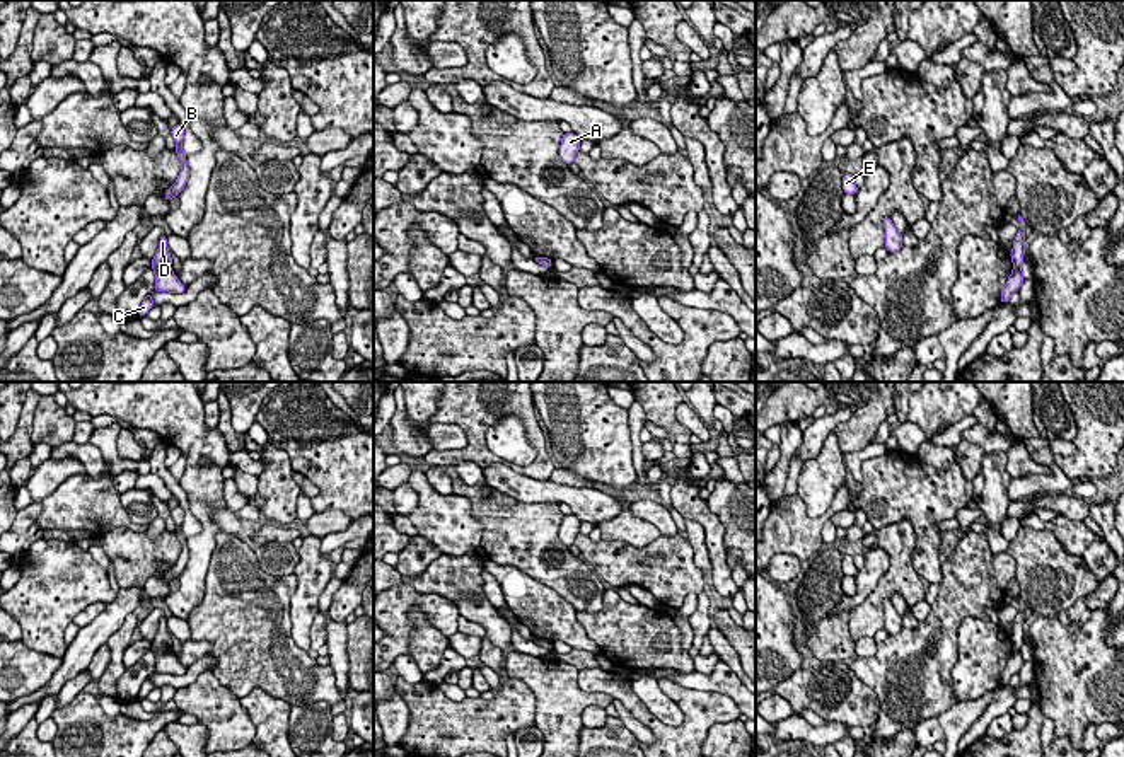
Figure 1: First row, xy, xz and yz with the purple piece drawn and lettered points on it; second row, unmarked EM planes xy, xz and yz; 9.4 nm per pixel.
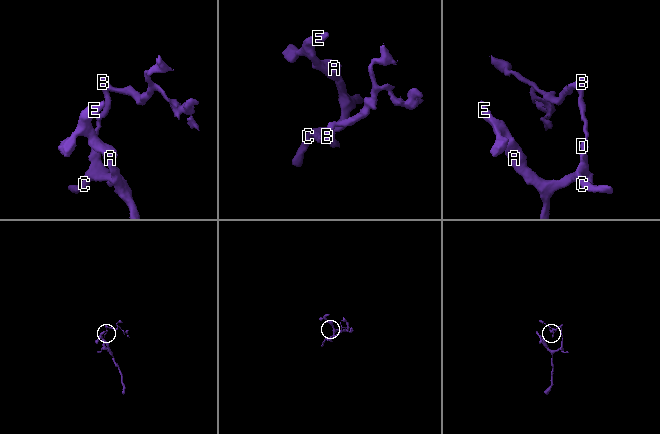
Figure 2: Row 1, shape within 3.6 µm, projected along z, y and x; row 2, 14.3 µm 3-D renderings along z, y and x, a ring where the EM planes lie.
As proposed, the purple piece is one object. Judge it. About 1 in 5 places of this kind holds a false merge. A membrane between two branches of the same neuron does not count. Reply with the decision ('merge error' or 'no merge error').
no merge error

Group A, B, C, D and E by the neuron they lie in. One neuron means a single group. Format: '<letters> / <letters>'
A B C D E

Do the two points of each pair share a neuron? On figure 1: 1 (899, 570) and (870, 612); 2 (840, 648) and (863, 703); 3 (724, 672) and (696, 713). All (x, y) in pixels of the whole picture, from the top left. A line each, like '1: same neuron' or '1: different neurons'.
1: same neuron
2: different neurons
3: different neurons

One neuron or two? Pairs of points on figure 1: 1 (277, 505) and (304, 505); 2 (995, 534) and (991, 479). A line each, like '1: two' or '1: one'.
1: two
2: one

